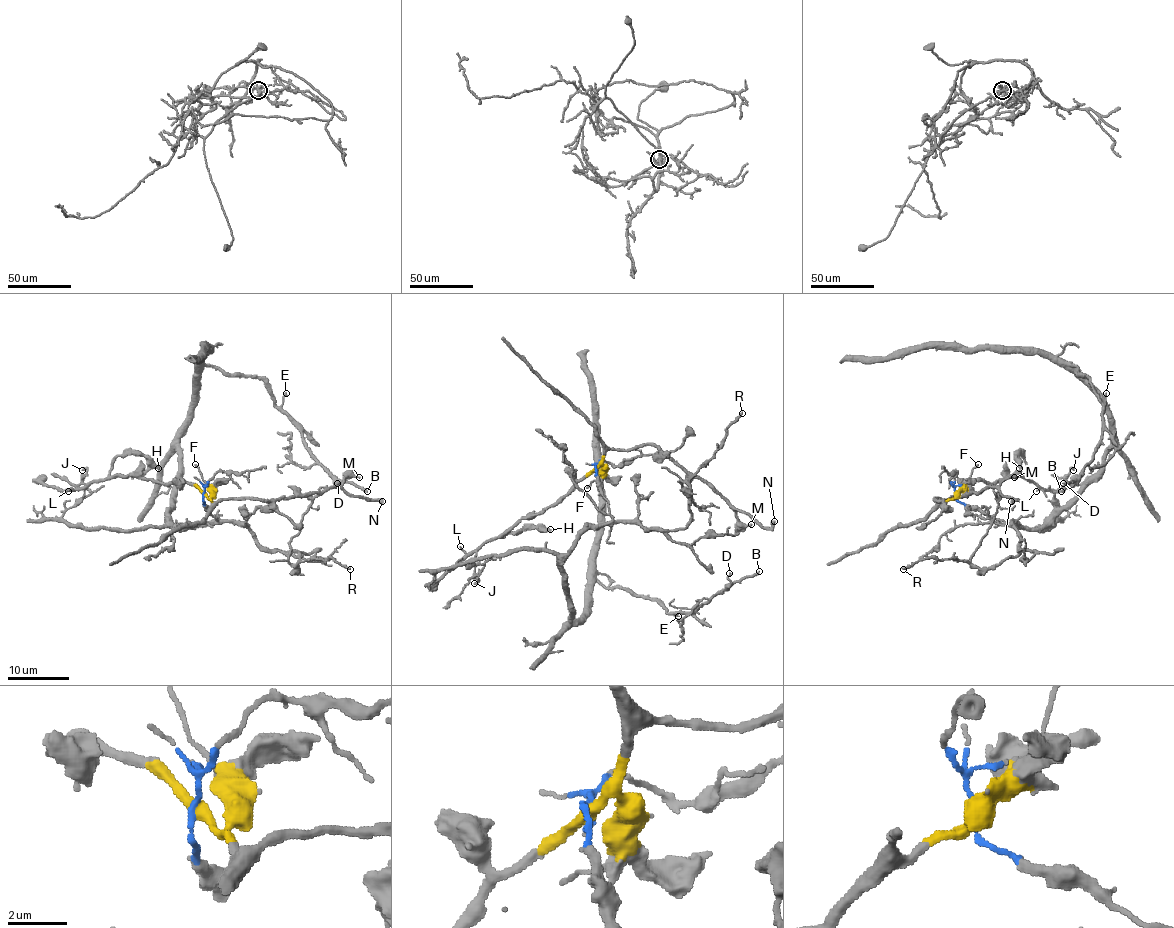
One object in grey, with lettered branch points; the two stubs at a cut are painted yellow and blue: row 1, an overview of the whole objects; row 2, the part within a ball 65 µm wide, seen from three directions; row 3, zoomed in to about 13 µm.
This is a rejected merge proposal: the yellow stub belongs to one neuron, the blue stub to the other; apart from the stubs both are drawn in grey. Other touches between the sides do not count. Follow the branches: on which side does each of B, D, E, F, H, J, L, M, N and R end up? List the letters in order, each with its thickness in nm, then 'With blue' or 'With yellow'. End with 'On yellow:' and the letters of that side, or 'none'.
B: Thickness 240 nm. With blue
D: Thickness 110 nm. With blue
E: Thickness 120 nm. With blue
F: Thickness 130 nm. With yellow
H: Thickness 320 nm. With yellow
J: Thickness 130 nm. With blue
L: Thickness 100 nm. With yellow
M: Thickness 160 nm. With yellow
N: Thickness 380 nm. With yellow
R: Thickness 200 nm. With blue
On yellow: F, H, L, M, N

